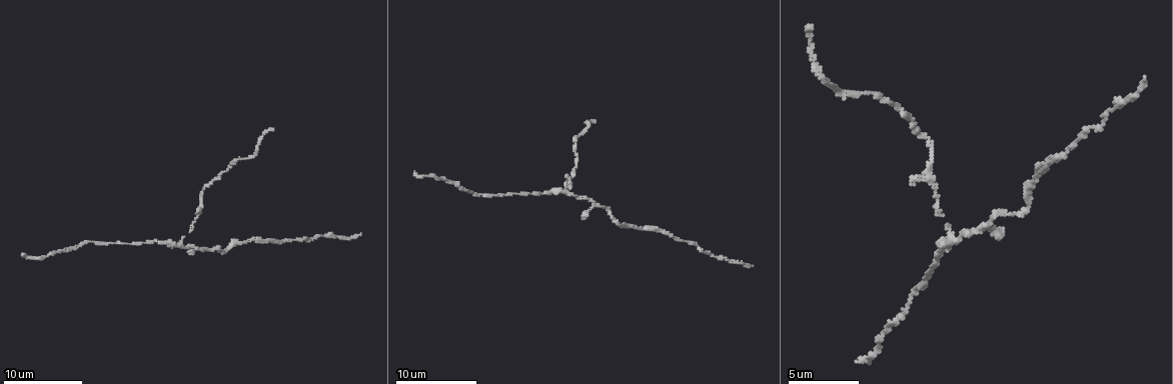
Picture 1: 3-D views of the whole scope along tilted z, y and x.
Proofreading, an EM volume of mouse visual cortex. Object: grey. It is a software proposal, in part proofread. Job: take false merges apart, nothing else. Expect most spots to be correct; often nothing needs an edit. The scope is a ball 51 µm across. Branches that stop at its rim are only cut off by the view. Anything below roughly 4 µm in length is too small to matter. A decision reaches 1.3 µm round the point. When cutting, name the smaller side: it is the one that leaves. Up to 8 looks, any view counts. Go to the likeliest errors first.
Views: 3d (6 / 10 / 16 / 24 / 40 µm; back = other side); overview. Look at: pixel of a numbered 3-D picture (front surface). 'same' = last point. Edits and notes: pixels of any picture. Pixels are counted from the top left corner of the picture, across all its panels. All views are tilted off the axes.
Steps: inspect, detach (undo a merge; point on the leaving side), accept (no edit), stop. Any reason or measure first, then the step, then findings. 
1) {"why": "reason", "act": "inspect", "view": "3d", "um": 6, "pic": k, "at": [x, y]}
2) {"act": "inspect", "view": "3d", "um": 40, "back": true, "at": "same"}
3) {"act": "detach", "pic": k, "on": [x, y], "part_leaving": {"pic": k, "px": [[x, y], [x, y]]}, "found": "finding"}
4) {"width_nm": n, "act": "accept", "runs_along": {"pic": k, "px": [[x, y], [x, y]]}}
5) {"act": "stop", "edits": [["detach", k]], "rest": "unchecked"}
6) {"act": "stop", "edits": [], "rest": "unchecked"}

{"why": "three-way junction", "act": "inspect", "view": "3d", "um": 6, "pic": 1, "at": [183, 243]}

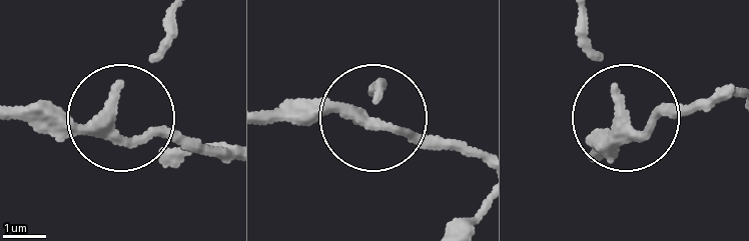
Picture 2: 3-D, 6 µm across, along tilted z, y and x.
{"why": "from behind", "act": "inspect", "view": "3d", "um": 6, "back": true, "pic": 2, "at": [107, 109]}

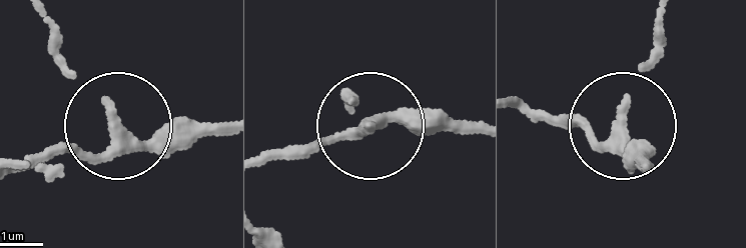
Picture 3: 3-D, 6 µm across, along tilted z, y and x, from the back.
{"arms": 3, "act": "accept", "runs_along": {"pic": 3, "px": [[556, 116], [593, 140], [621, 129], [651, 174]]}, "found": "one neuron here"}

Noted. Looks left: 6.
{"why": "thin neck", "act": "inspect", "view": "3d", "um": 10, "pic": 1, "at": [989, 223]}

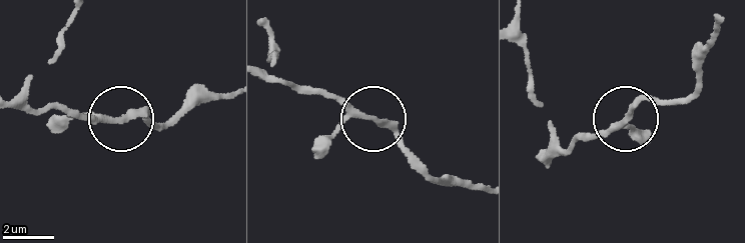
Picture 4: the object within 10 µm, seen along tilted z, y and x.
{"width_nm": 180, "act": "accept", "runs_along": {"pic": 4, "px": [[330, 96], [387, 125], [425, 170]]}, "found": "all the same neuron"}

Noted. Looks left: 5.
{"act": "inspect", "view": "3d", "um": 10, "pic": 1, "at": [630, 226]}

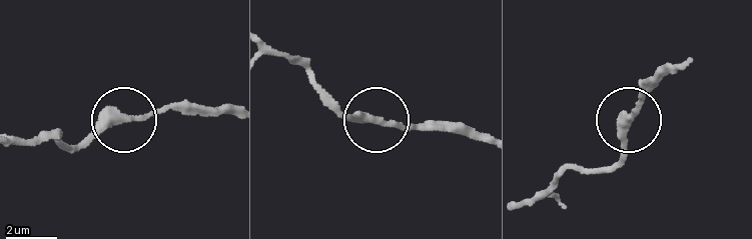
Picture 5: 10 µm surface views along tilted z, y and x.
{"arms": 3, "act": "accept", "runs_along": {"pic": 5, "px": [[271, 46], [299, 61], [348, 119], [450, 133]]}, "found": "one neuron here"}

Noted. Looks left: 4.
{"why": "narrows sharply", "act": "inspect", "view": "3d", "um": 10, "pic": 1, "at": [245, 158]}

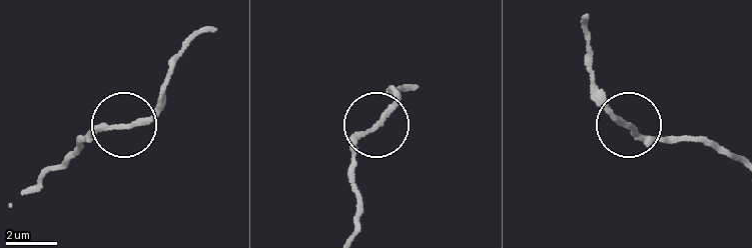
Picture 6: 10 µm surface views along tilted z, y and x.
{"act": "inspect", "view": "3d", "um": 6, "pic": 6, "at": [120, 127]}

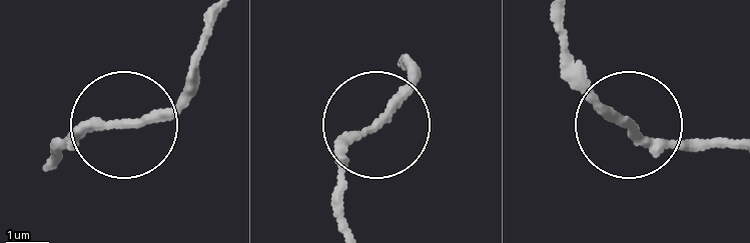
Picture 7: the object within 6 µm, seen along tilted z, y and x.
{"width_nm": 200, "act": "accept", "runs_along": {"pic": 7, "px": [[53, 159], [75, 133], [150, 114], [190, 83]]}, "found": "continuous, no second neuron"}

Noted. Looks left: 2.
{"act": "stop", "edits": [], "rest": "unchecked"}

